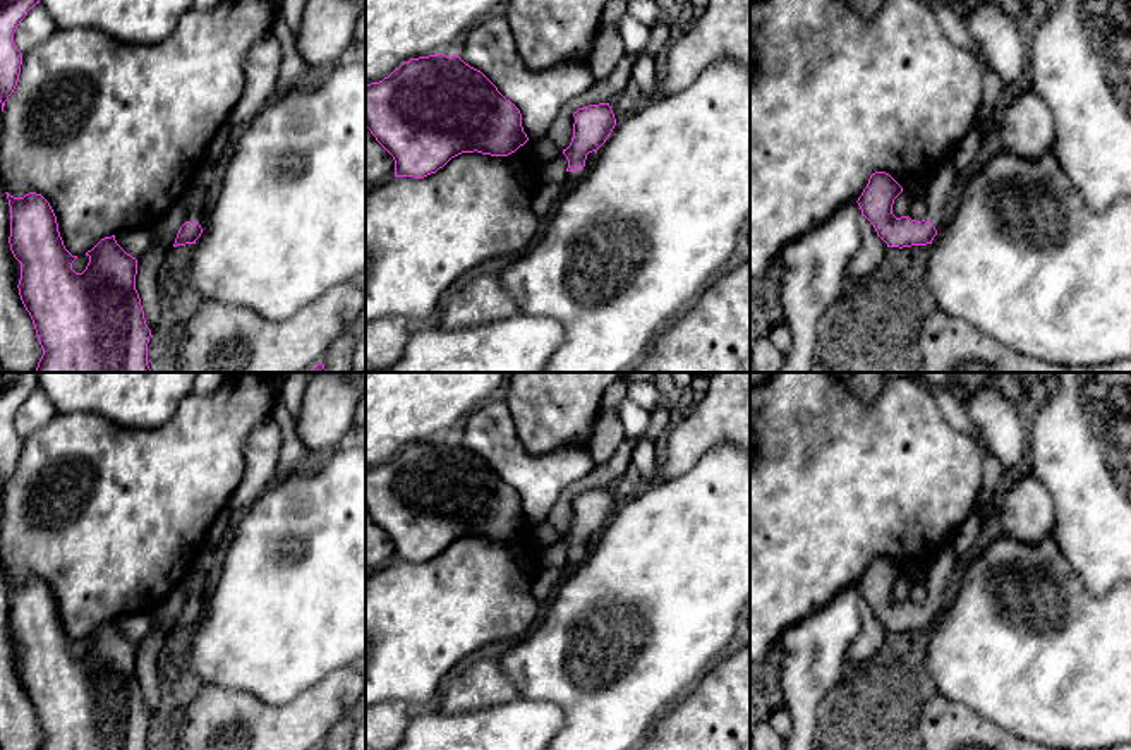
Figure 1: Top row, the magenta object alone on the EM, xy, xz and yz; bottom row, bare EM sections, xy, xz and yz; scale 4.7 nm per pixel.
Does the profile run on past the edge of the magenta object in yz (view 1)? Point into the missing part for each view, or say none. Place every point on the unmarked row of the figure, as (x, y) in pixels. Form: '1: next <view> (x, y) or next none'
1: next none

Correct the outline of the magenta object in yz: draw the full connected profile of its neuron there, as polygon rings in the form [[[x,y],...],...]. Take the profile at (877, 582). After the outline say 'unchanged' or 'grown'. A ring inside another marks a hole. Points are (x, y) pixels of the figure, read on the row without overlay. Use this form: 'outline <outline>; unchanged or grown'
outline [[[886,556],[870,559],[867,572],[858,582],[862,601],[875,613],[877,620],[887,632],[911,632],[932,628],[937,614],[932,608],[911,604],[910,601],[896,602],[892,599],[894,584],[903,572]]]; unchanged

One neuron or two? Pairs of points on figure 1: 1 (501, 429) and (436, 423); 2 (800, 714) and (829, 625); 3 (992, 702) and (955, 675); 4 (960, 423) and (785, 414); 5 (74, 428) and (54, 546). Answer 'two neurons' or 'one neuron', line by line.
1: two neurons
2: one neuron
3: one neuron
4: two neurons
5: one neuron

